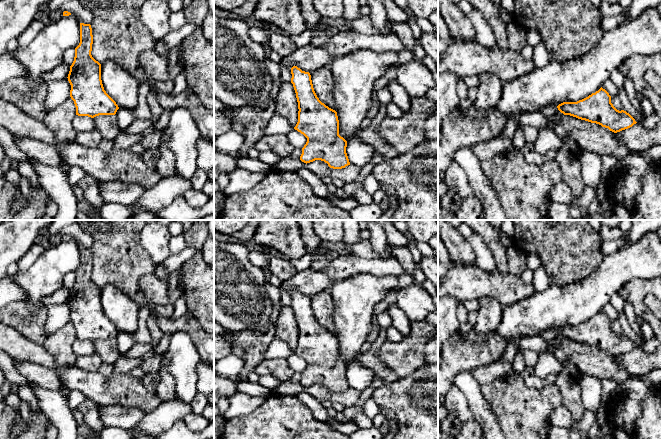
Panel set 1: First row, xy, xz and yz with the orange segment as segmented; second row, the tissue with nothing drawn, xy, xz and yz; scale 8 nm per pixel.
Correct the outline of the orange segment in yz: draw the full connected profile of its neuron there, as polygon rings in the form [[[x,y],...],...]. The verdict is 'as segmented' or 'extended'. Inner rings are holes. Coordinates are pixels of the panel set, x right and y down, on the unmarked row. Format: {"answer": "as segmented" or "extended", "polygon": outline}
{"answer": "as segmented", "polygon": [[[602,311],[577,326],[563,326],[557,330],[564,339],[596,347],[617,357],[632,351],[637,346],[624,334],[617,334],[611,327],[611,320]]]}

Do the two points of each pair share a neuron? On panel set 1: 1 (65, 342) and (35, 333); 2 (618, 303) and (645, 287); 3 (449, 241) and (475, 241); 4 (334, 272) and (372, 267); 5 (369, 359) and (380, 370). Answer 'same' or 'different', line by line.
1: different
2: different
3: different
4: same
5: same

